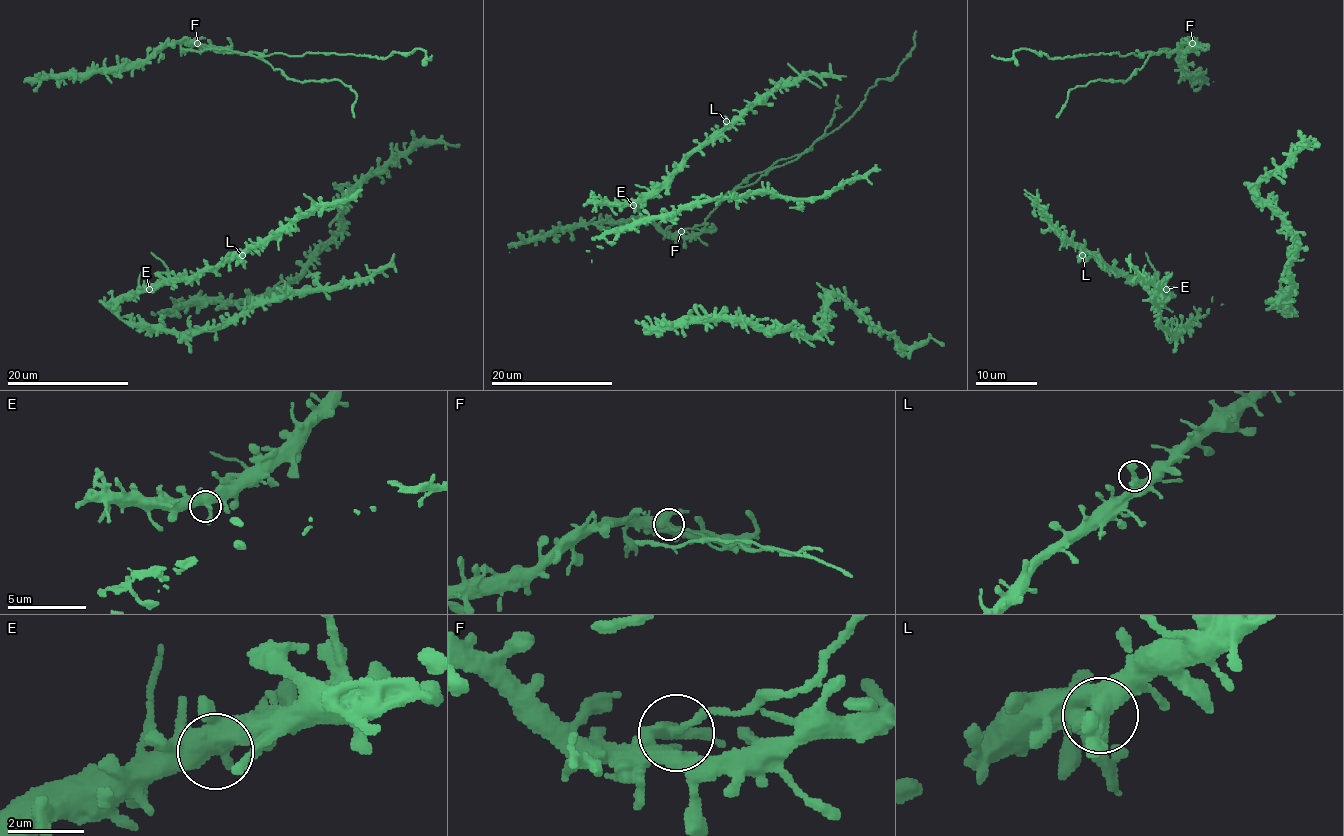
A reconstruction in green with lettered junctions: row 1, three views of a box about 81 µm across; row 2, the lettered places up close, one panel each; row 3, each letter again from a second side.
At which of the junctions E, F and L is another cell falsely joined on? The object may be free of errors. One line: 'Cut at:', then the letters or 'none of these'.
Cut at: F

